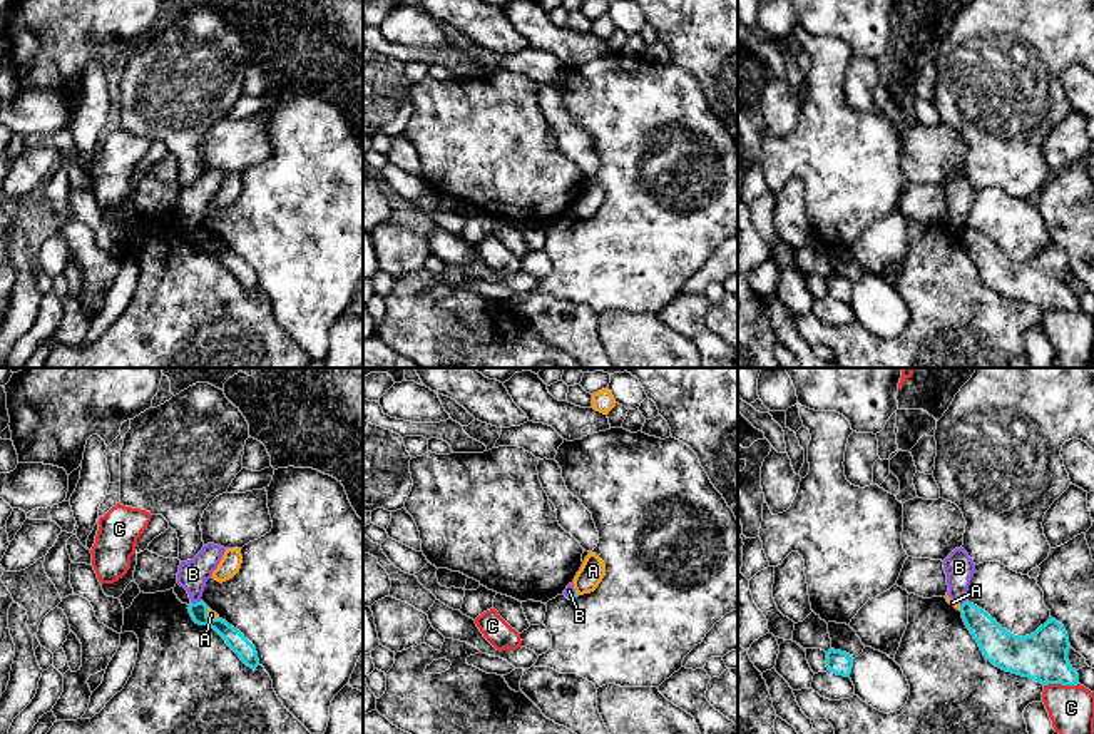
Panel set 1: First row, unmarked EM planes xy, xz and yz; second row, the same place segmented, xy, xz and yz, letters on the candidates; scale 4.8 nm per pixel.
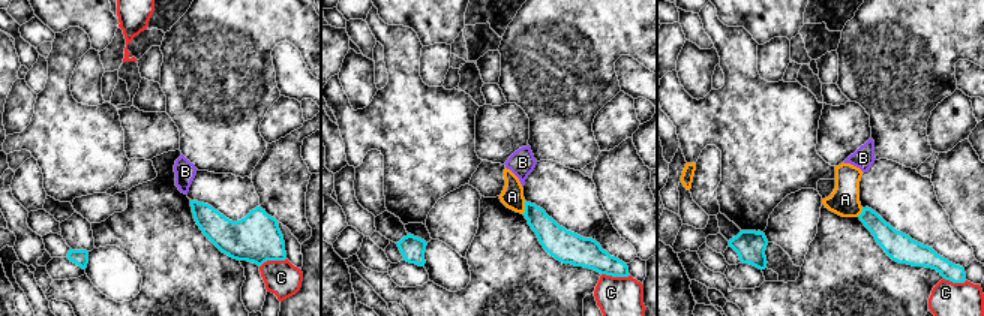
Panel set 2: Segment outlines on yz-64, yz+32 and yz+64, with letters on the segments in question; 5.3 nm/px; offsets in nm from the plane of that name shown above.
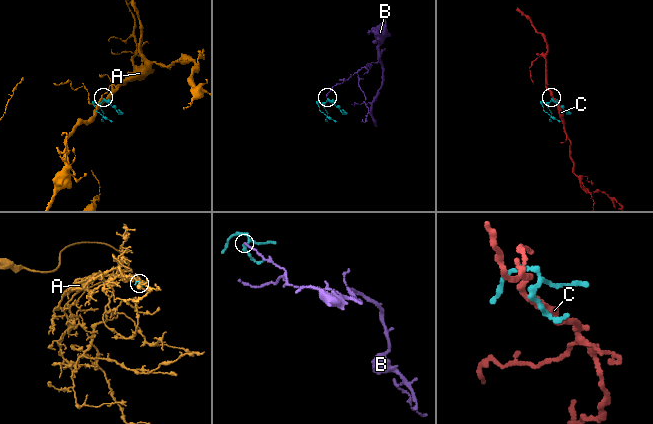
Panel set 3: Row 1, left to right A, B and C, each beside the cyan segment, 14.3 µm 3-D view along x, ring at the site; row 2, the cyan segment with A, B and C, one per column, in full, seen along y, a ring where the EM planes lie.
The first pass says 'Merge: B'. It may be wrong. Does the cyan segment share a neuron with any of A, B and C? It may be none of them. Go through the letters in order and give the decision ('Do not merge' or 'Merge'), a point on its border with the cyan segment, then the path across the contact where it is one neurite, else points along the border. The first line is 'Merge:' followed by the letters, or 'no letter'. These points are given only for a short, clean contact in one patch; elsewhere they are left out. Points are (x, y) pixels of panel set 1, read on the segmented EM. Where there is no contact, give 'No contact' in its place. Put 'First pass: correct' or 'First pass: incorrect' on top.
First pass: incorrect
Merge: no letter
A: Do not merge. Touches cyan at xy (208, 617)
B: Do not merge. Touches cyan at xy (196, 602). Boundary: xy (201, 601), (191, 604)
C: Do not merge. Touches cyan at yz (1061, 683)

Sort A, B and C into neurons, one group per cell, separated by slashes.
A / B / C

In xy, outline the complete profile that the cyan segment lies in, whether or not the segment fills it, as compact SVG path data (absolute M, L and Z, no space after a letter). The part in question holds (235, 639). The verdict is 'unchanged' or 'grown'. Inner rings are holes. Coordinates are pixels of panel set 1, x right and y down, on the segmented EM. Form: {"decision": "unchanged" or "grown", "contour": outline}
{"decision": "unchanged", "contour": "M202 600L189 604L187 609L196 624L214 629L248 667L256 669L259 665L256 647L226 620L209 619L207 605Z"}

